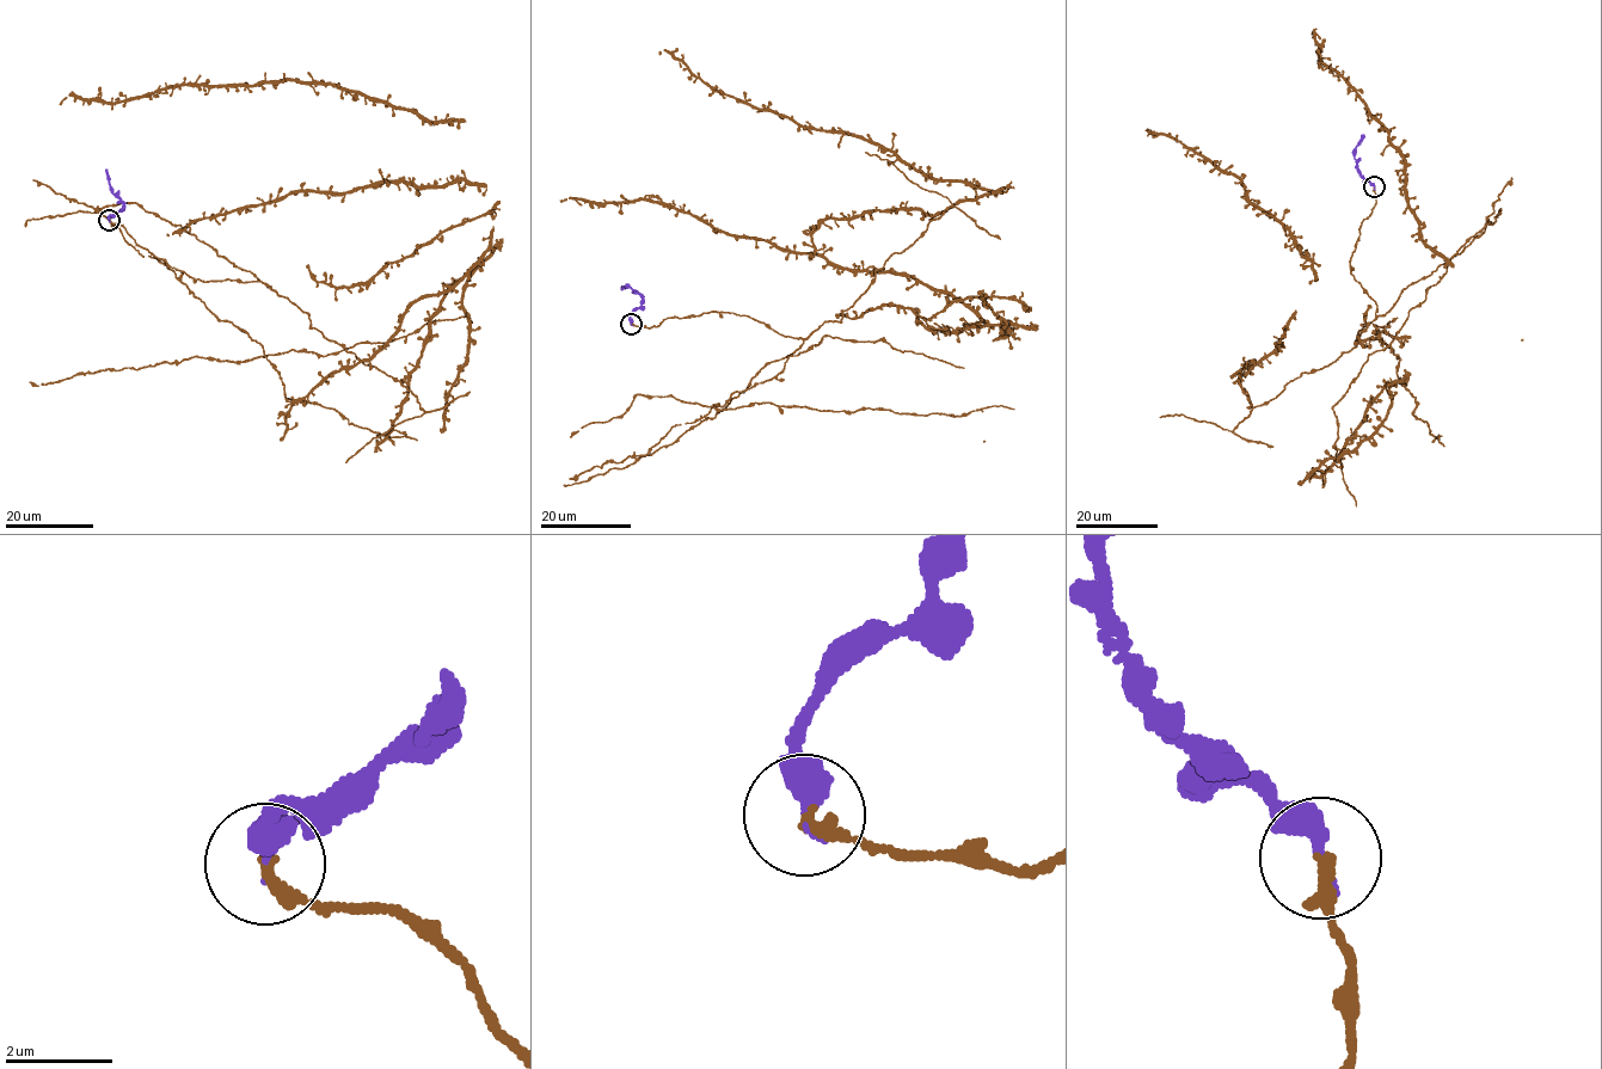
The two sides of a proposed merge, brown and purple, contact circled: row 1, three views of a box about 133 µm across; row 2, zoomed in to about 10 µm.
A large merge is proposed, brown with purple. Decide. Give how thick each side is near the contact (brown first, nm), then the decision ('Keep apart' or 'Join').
Thickness 280 nm (brown) against 360 nm. Join

